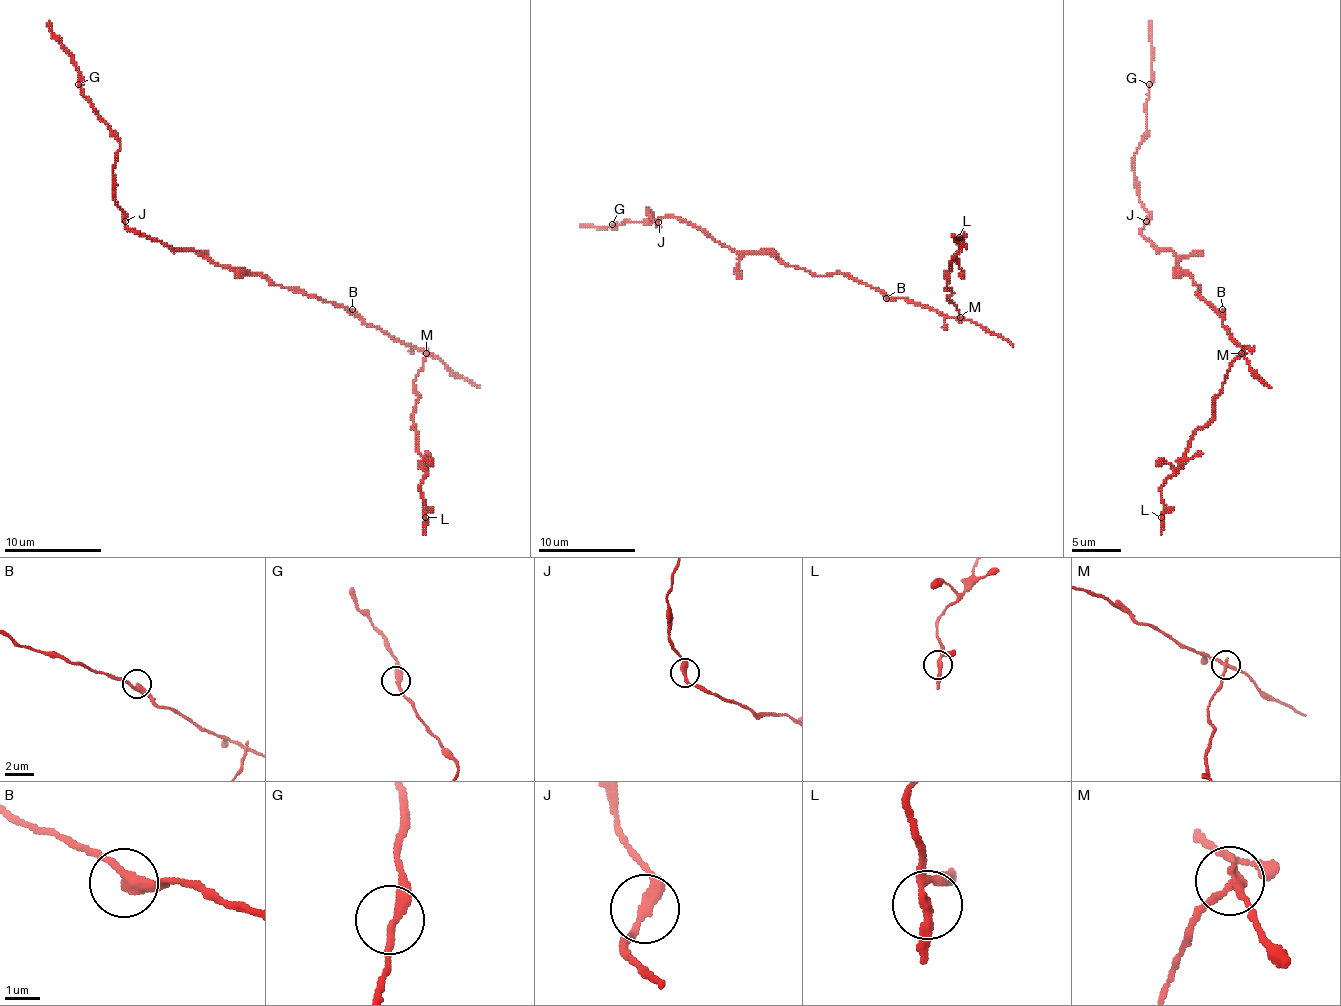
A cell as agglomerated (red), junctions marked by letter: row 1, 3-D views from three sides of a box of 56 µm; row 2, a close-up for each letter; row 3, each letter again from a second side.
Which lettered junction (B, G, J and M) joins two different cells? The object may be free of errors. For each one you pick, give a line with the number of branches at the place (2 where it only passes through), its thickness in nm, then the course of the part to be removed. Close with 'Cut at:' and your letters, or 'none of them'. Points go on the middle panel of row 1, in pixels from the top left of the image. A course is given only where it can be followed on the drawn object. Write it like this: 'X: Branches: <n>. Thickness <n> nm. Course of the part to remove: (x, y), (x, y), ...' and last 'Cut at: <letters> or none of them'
M: Branches: 3. Thickness 200 nm. Course of the part to remove: (959, 317), (959, 310), (947, 298), (952, 293), (947, 288), (952, 263), (959, 251), (956, 237)
Cut at: M

